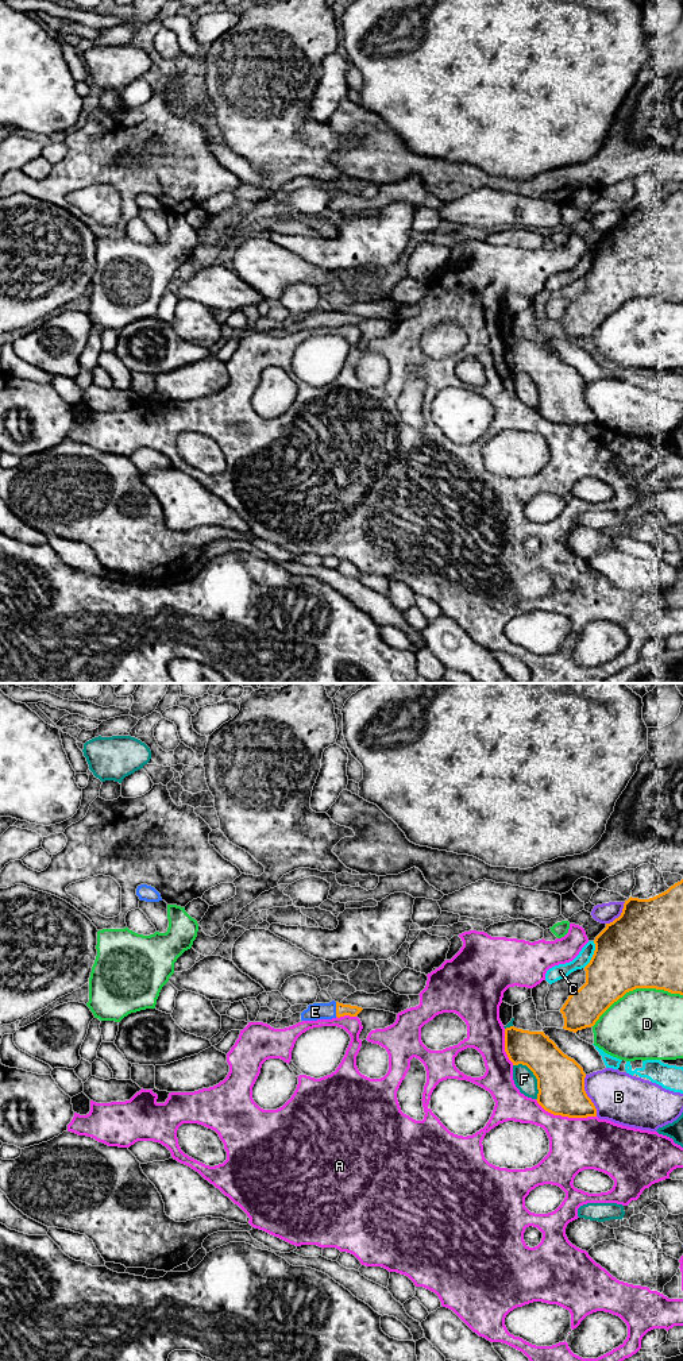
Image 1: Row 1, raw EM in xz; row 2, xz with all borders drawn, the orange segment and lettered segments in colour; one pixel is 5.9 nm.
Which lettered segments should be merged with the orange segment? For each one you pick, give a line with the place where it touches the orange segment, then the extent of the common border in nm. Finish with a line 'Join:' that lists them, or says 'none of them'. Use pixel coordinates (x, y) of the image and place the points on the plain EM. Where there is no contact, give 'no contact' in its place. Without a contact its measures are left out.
E: meets orange in xz at (336, 317); contact 90 nm long
Join: E

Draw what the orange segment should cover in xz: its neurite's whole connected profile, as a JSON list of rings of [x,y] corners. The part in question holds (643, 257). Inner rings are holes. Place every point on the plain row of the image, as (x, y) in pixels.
[[[683,188],[653,207],[630,205],[621,224],[606,232],[594,252],[594,263],[584,275],[586,292],[560,317],[563,338],[576,342],[594,335],[614,311],[636,297],[683,304]]]

